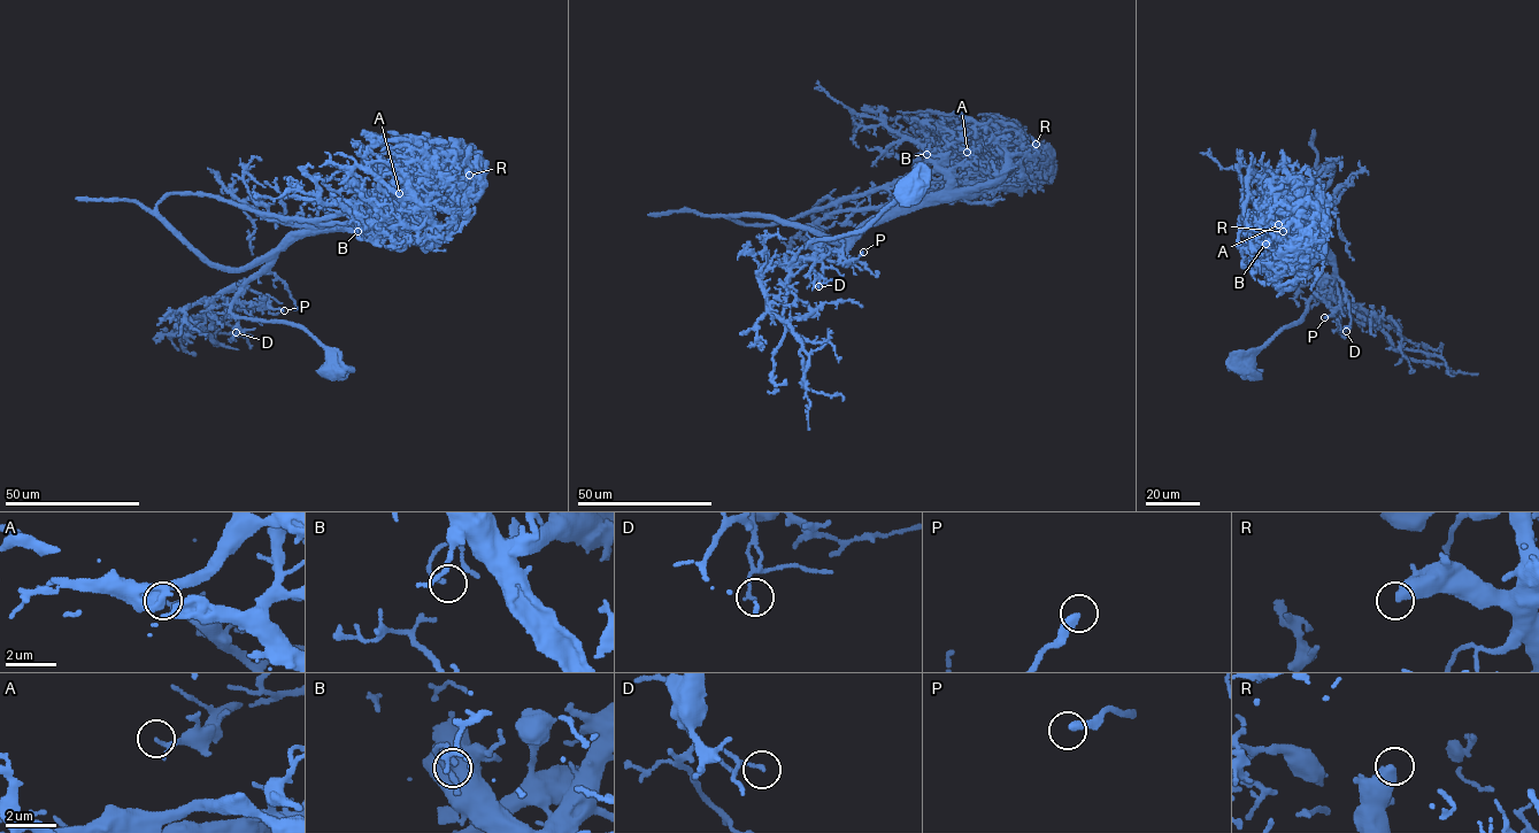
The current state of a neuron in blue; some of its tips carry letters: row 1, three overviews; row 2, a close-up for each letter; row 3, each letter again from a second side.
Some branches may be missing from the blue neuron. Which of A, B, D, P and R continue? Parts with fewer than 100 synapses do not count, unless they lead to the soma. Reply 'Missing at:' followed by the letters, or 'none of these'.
Missing at: R

